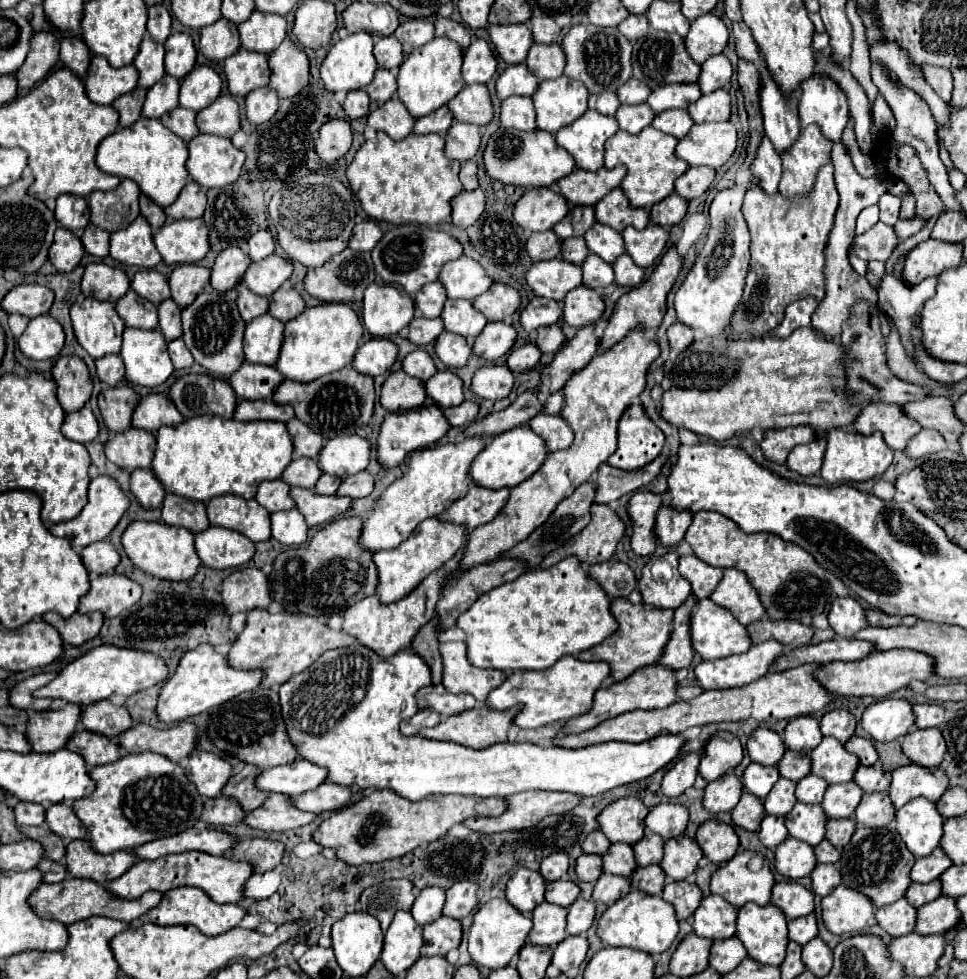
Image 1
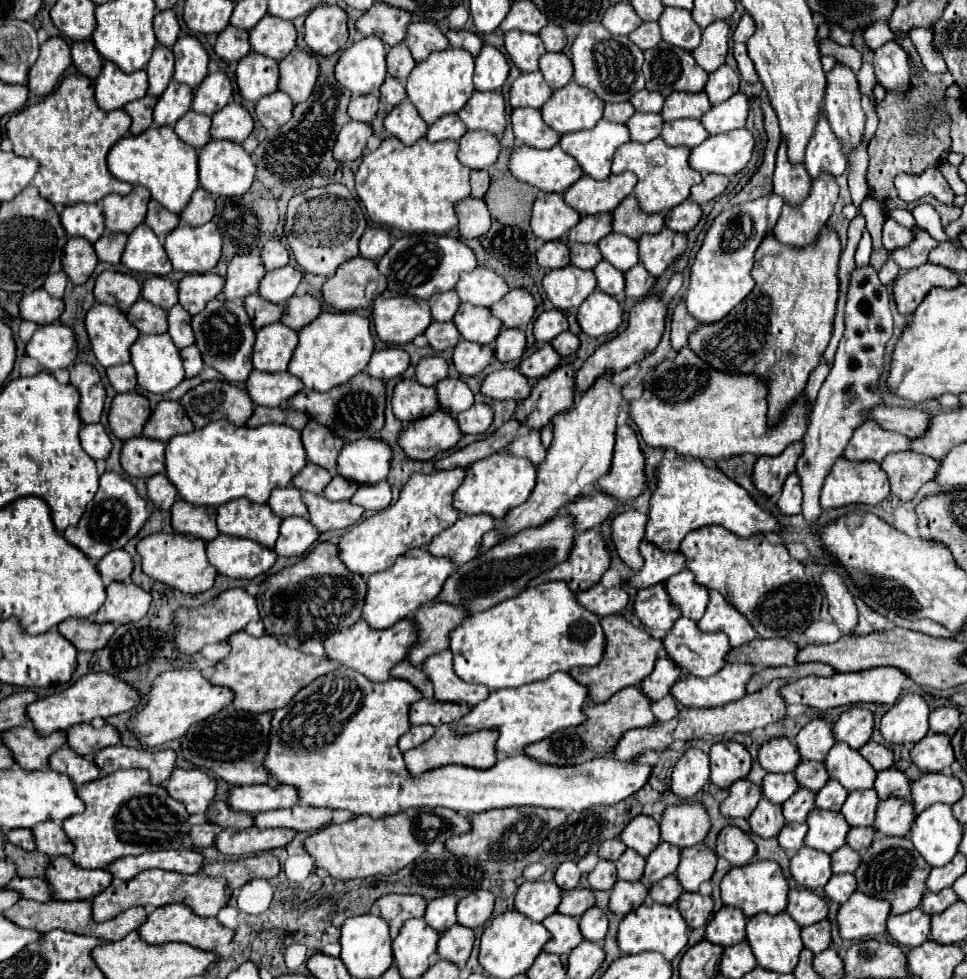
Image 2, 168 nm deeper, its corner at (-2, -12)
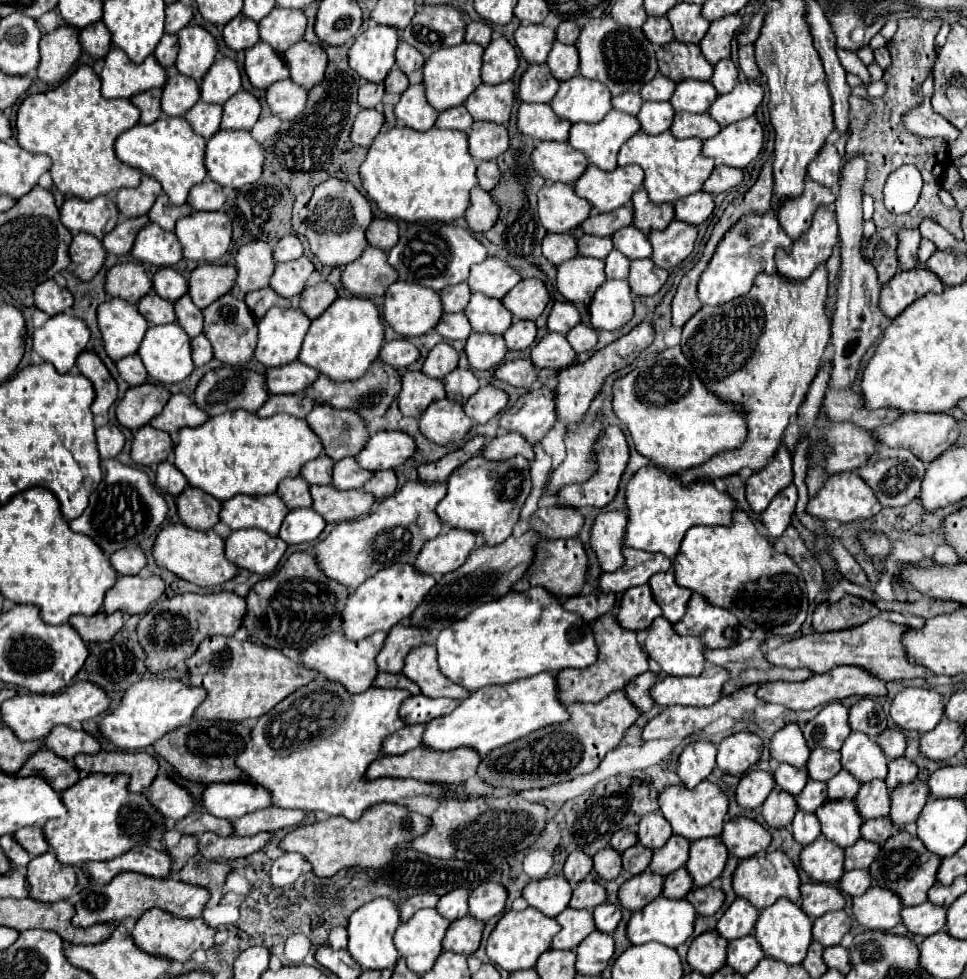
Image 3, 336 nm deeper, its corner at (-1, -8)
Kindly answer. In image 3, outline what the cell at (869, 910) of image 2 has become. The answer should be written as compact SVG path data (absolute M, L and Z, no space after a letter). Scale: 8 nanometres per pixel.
M871 886L863 896L853 898L853 918L865 930L891 930L901 922L899 912L899 896L879 886Z

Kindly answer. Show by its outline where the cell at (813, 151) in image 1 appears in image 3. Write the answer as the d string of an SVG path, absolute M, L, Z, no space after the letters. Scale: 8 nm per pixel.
M821 204L815 210L811 228L793 240L793 246L787 252L777 252L777 270L781 276L791 280L807 278L819 262L825 262L831 256L831 248L837 242L837 220L831 206Z

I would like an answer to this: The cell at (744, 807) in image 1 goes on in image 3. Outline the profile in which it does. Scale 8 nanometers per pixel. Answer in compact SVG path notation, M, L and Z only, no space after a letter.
M773 790L761 806L761 816L765 818L765 822L771 828L789 826L795 812L797 812L795 798L789 796L787 792L779 792L779 790Z

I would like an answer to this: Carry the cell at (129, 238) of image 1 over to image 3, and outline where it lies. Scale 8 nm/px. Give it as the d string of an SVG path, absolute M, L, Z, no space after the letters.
M149 222L139 230L129 254L143 264L175 266L181 260L181 246L173 232L163 232L163 228Z

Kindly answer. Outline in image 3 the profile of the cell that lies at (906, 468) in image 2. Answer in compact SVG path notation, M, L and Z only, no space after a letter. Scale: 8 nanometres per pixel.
M877 448L869 462L857 470L859 476L875 490L875 496L883 506L903 506L911 502L921 492L921 482L925 476L925 464L909 450L901 448Z

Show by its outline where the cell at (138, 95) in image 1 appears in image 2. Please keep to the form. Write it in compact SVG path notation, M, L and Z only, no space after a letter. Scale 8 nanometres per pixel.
M144 96L142 100L134 100L124 106L124 110L132 118L132 126L130 126L132 134L140 134L152 124L152 110L154 110L156 100L158 100L156 96Z

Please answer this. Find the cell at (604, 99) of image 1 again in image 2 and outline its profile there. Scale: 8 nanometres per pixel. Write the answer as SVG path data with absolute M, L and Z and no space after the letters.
M624 102L624 104L606 104L604 108L604 118L610 120L610 122L626 122L632 114L634 114L634 106L630 102Z

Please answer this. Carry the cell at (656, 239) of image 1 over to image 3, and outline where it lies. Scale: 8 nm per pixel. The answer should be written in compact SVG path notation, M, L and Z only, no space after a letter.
M671 220L671 224L665 230L649 232L647 238L653 246L653 264L667 270L675 268L693 252L697 228L679 220Z

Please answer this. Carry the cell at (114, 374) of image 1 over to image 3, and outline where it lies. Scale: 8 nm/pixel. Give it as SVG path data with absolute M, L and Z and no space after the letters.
M131 354L127 358L121 358L117 362L117 370L119 370L119 376L129 384L129 386L139 386L147 380L147 372L145 372L145 366L143 362L139 360L137 354Z

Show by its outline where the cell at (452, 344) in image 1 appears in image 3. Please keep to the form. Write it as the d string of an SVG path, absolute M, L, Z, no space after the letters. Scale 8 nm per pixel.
M471 332L471 336L465 342L467 360L469 360L471 368L475 368L475 370L489 370L489 368L497 366L503 360L505 352L507 352L507 348L505 348L503 336Z

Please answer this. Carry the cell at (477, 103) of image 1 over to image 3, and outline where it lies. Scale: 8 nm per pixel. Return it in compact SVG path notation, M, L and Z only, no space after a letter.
M503 82L497 86L481 84L465 102L465 108L471 112L473 120L487 120L495 124L505 124L509 120L511 106L513 82Z

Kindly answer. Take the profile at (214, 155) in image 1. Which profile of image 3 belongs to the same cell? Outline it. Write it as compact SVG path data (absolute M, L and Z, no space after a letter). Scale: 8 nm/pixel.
M219 130L205 146L205 168L213 182L225 188L241 188L259 180L263 168L263 150L247 130Z

